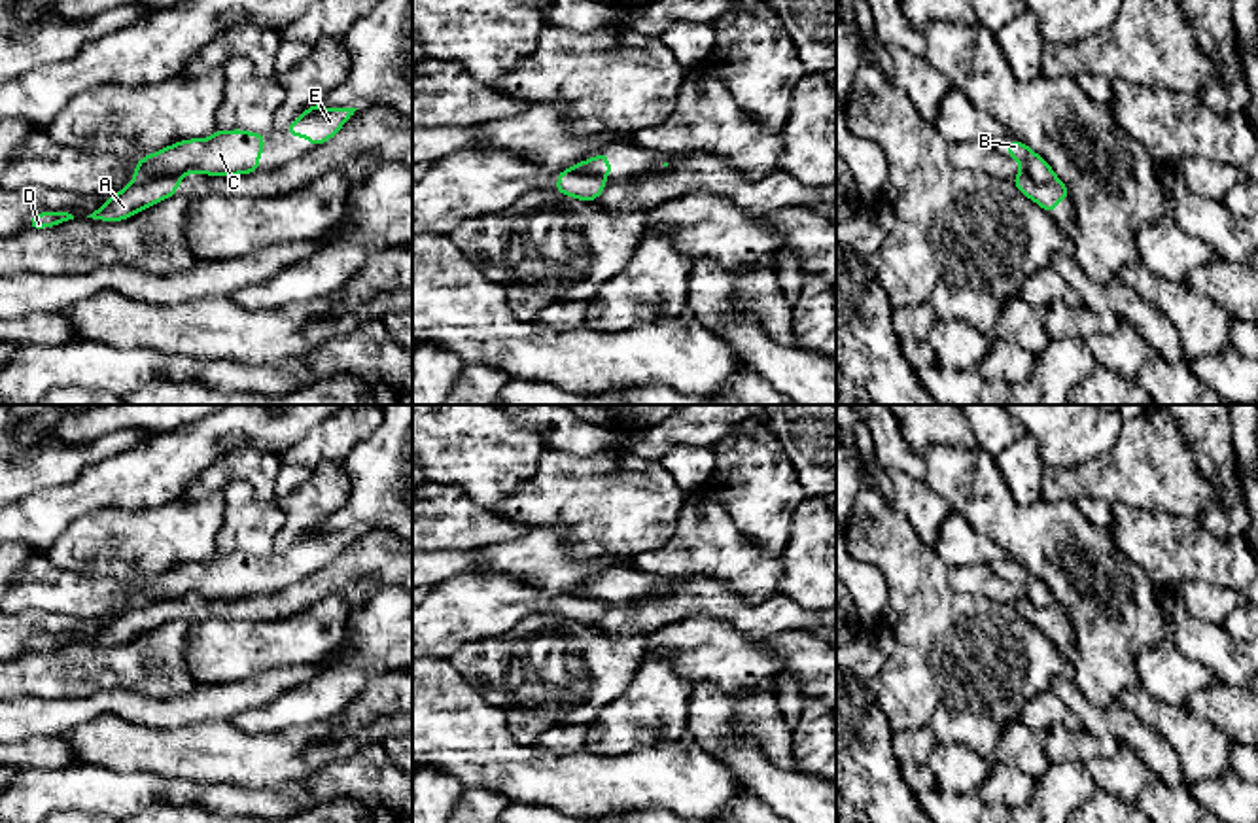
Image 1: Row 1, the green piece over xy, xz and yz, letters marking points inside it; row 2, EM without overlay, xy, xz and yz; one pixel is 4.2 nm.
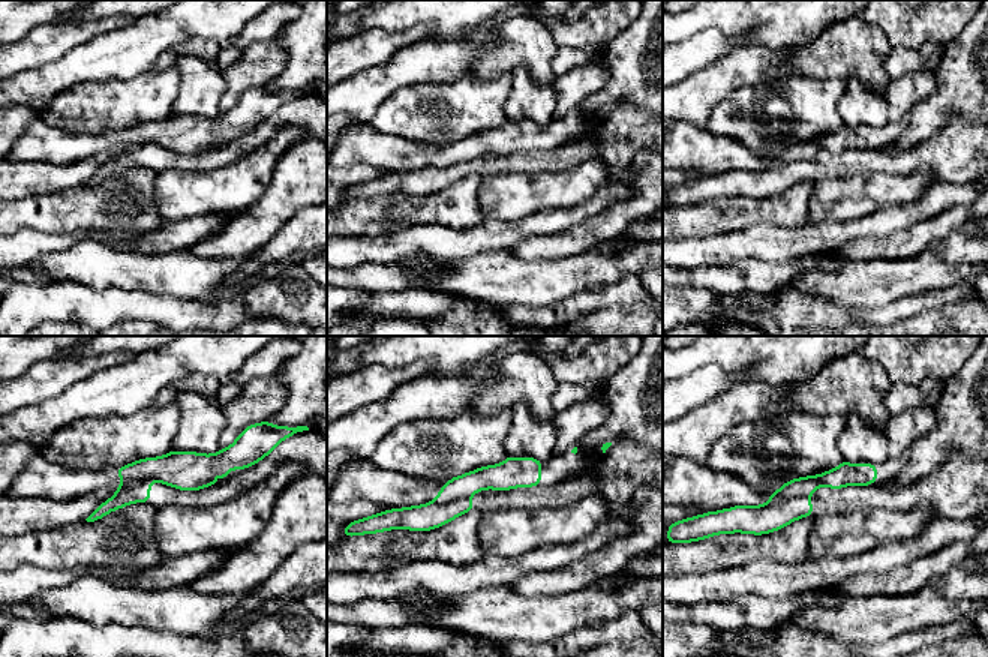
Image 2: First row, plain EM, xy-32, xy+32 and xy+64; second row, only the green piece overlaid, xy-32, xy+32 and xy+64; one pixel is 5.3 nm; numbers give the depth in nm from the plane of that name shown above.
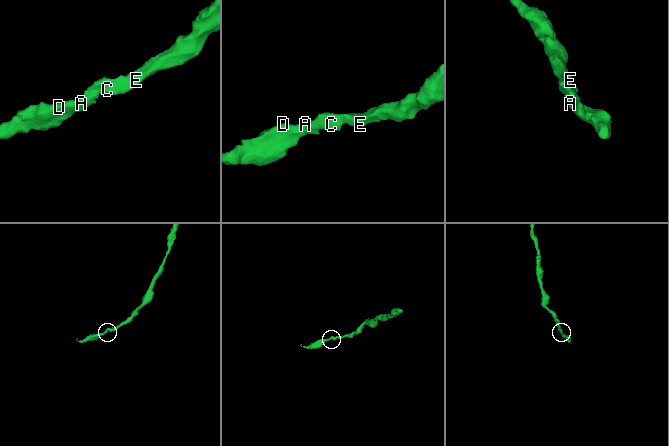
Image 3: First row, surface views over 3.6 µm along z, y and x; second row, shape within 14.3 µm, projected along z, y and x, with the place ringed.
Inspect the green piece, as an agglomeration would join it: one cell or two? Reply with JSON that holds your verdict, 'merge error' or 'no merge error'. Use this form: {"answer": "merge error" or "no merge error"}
{"answer": "merge error"}

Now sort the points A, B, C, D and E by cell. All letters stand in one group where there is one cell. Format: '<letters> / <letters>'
A D / B C E

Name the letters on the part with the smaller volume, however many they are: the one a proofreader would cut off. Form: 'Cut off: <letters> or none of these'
Cut off: A, D

